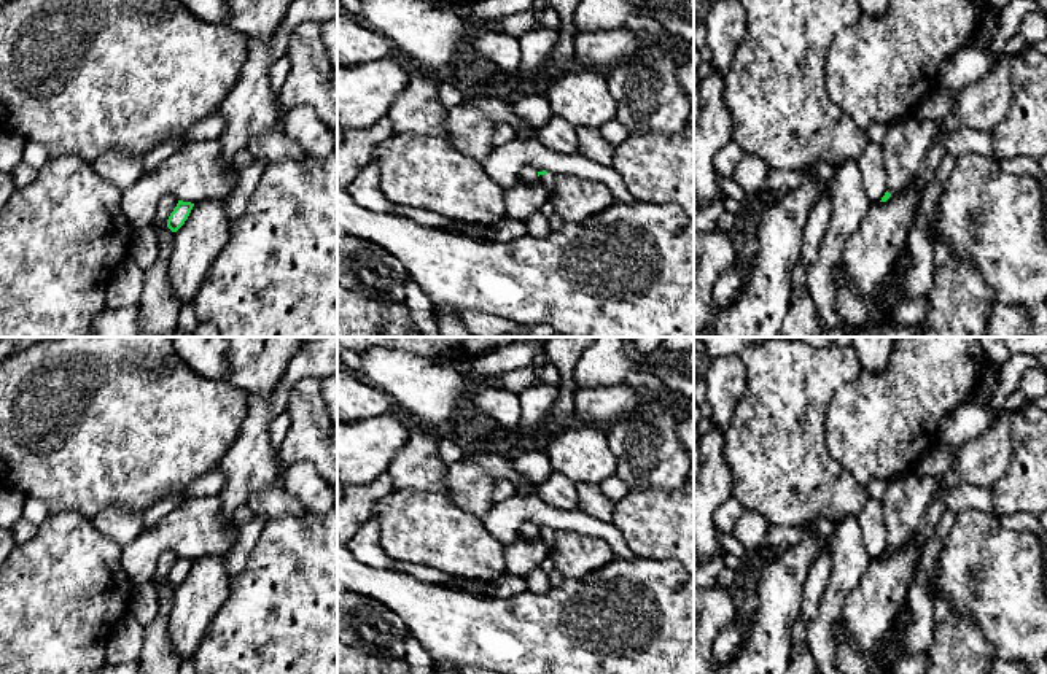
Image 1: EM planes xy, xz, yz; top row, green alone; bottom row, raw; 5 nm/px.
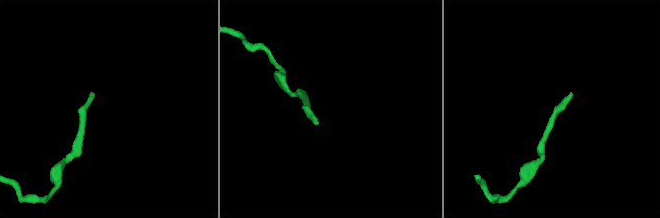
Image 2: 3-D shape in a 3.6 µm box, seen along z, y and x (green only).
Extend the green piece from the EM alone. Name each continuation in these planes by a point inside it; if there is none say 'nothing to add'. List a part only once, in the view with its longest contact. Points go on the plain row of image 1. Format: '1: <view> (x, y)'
1: xz (548, 536)

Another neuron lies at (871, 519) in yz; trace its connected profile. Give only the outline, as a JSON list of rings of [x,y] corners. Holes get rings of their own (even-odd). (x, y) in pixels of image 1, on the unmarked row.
[[[869,499],[856,515],[862,529],[862,542],[870,558],[878,558],[886,548],[888,528],[883,517],[882,501]]]

